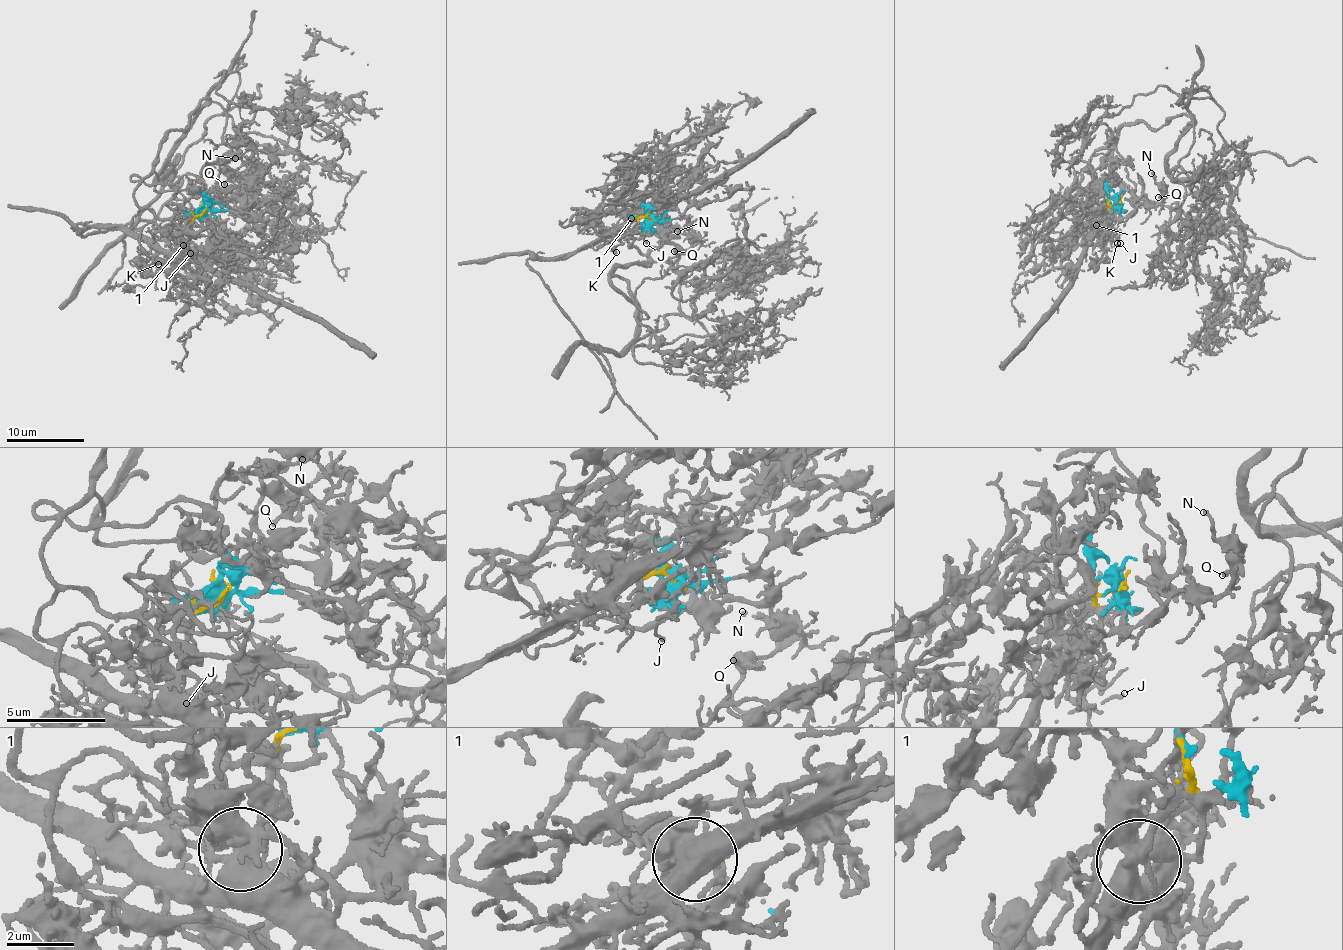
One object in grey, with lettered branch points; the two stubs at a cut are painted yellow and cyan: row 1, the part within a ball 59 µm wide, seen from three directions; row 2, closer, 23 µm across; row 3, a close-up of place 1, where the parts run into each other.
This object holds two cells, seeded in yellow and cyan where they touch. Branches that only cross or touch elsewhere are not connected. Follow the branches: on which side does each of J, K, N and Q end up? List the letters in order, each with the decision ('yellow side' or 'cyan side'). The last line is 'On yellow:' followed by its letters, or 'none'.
J: yellow side
K: yellow side
N: cyan side
Q: cyan side
On yellow: J, K

